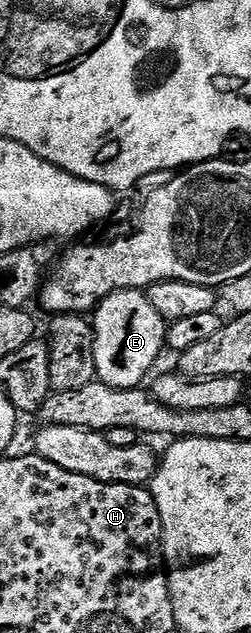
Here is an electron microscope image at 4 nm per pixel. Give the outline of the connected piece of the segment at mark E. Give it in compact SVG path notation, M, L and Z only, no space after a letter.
M127 289L110 295L96 306L91 323L96 380L115 389L141 388L149 380L160 352L165 352L168 340L168 325L150 307L147 292Z

